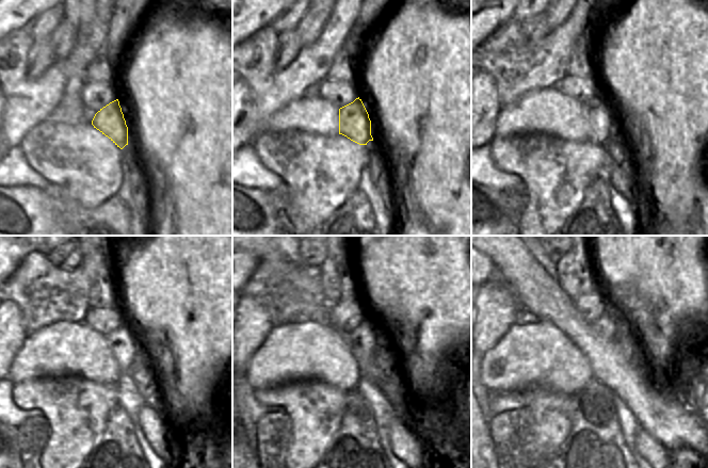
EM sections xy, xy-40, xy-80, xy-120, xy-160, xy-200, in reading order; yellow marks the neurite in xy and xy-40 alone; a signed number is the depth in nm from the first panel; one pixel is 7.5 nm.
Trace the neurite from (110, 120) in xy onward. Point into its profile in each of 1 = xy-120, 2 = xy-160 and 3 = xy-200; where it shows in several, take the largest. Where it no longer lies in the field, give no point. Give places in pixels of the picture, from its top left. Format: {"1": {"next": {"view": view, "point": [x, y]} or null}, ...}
{"1": {"next": {"view": "xy-120", "point": [122, 341]}}, "2": {"next": {"view": "xy-160", "point": [363, 338]}}, "3": {"next": {"view": "xy-200", "point": [606, 326]}}}

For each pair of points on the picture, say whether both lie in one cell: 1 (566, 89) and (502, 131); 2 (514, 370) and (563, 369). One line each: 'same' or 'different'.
1: different
2: same

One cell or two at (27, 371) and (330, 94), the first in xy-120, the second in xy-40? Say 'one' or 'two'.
two

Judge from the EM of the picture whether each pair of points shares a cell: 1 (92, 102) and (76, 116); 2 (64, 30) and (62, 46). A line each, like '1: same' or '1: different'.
1: different
2: same

